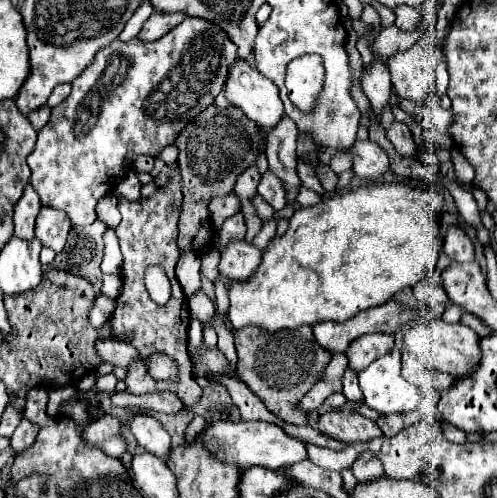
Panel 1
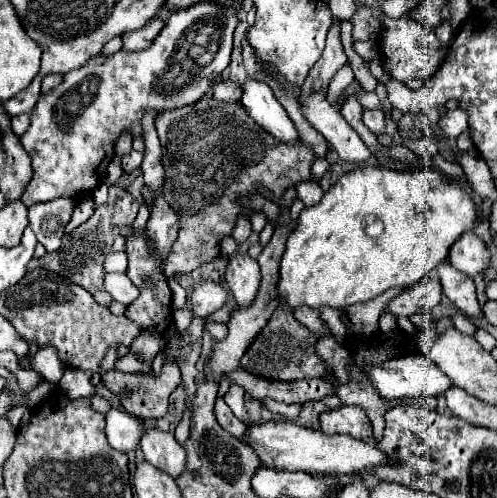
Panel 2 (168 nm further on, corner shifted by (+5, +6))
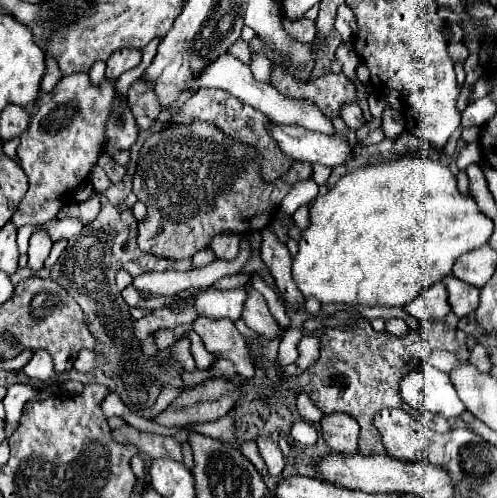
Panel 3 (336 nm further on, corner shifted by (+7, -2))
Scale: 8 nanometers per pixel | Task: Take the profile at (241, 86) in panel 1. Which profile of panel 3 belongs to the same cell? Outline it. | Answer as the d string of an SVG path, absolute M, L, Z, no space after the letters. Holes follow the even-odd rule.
M269 122L269 134L285 156L309 164L325 164L329 168L351 158L351 146L343 136L325 136L299 126L281 126Z

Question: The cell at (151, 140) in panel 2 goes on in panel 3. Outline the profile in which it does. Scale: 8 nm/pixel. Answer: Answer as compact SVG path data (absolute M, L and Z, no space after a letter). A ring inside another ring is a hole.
M139 80L133 82L133 86L129 88L129 94L127 94L127 104L133 110L139 132L149 130L157 122L161 106L157 102L157 96L151 92L149 84L143 84Z

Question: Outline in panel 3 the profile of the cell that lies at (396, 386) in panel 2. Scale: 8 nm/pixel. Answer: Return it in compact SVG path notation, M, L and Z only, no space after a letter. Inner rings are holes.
M419 364L399 384L401 398L413 410L441 414L445 418L459 416L465 404L459 400L449 374L433 368L431 364Z

